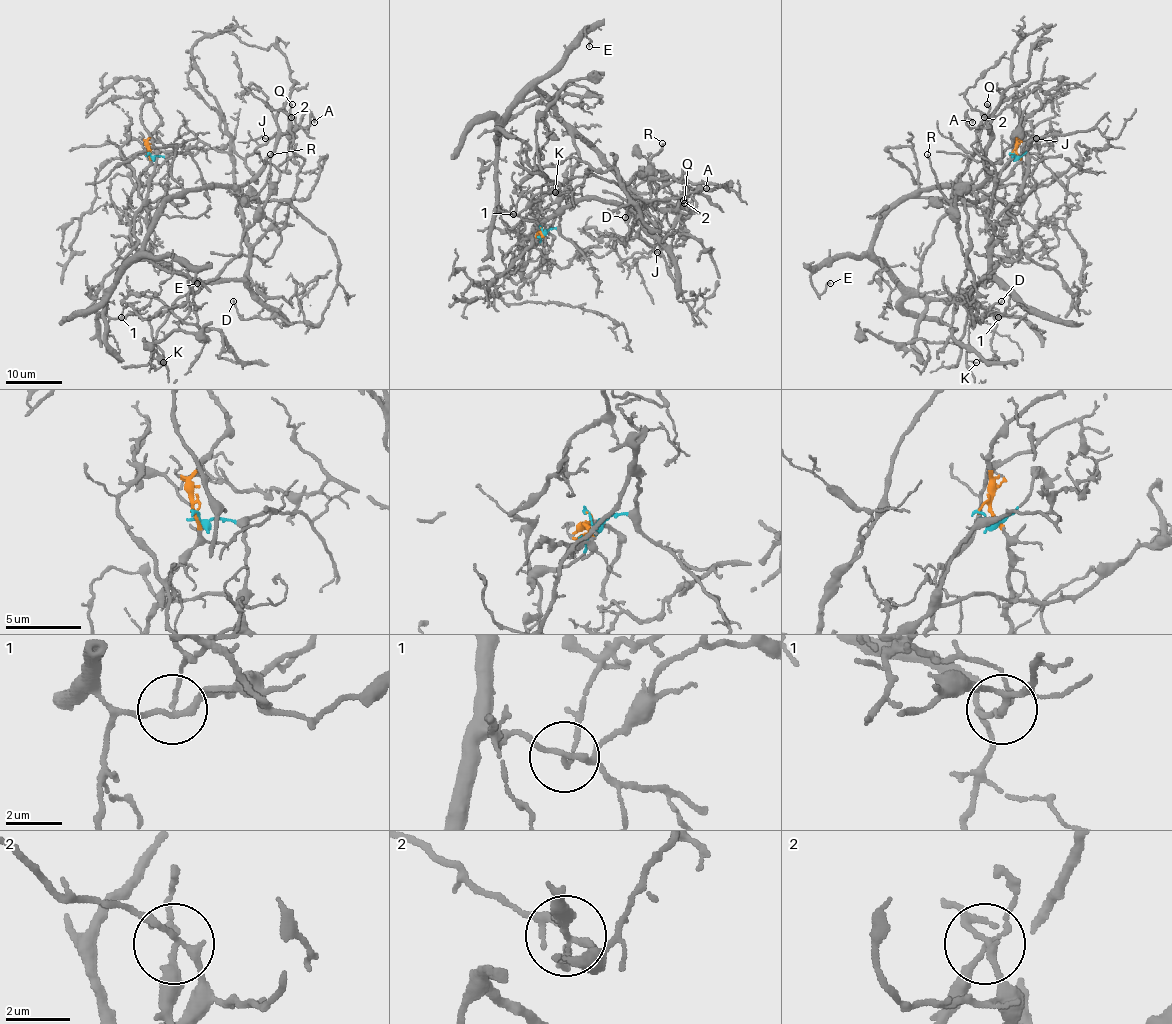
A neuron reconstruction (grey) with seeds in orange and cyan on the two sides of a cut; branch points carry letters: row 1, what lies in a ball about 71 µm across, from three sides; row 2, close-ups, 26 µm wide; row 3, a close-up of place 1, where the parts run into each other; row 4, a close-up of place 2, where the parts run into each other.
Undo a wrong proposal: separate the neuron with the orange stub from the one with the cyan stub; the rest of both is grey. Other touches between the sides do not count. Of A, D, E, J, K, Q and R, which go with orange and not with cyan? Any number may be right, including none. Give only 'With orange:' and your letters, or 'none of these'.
With orange: Q

